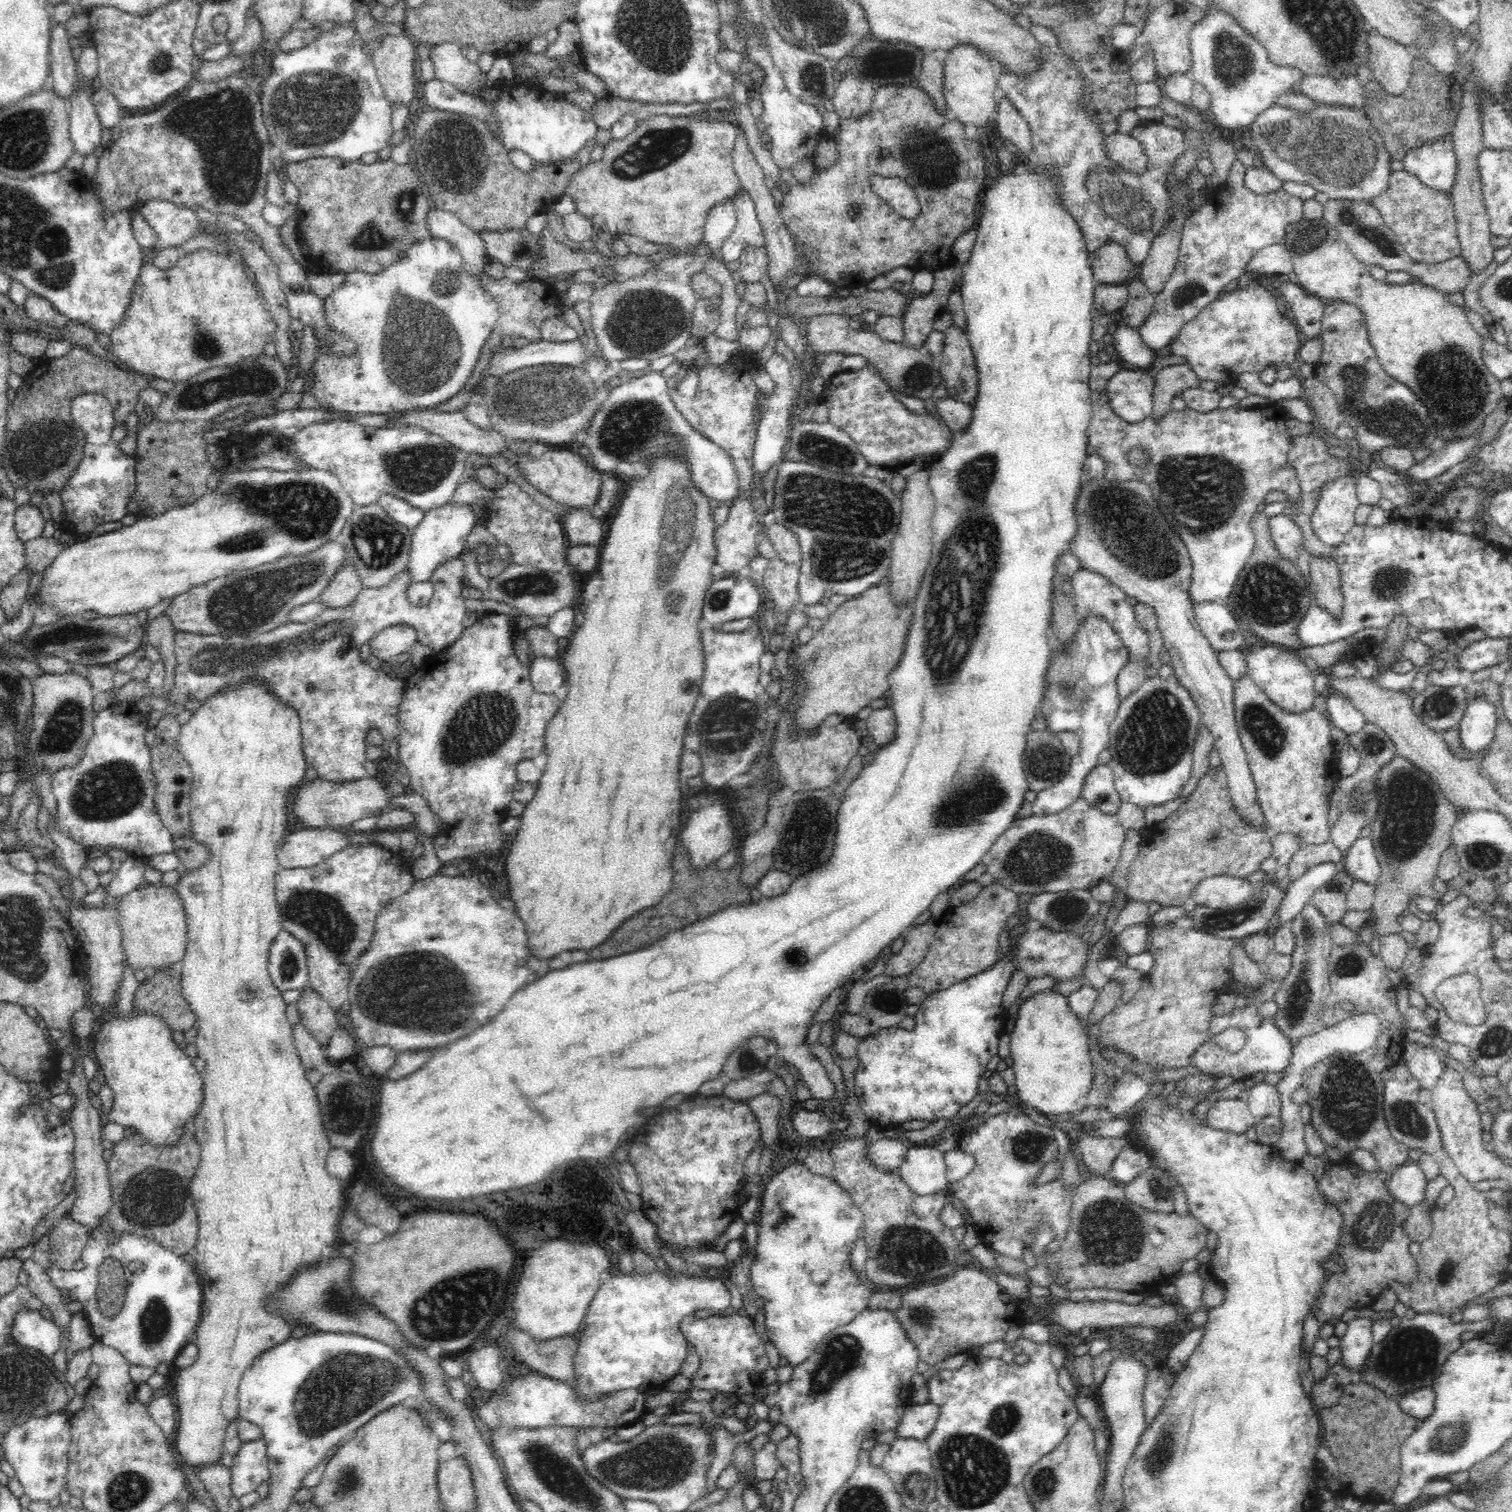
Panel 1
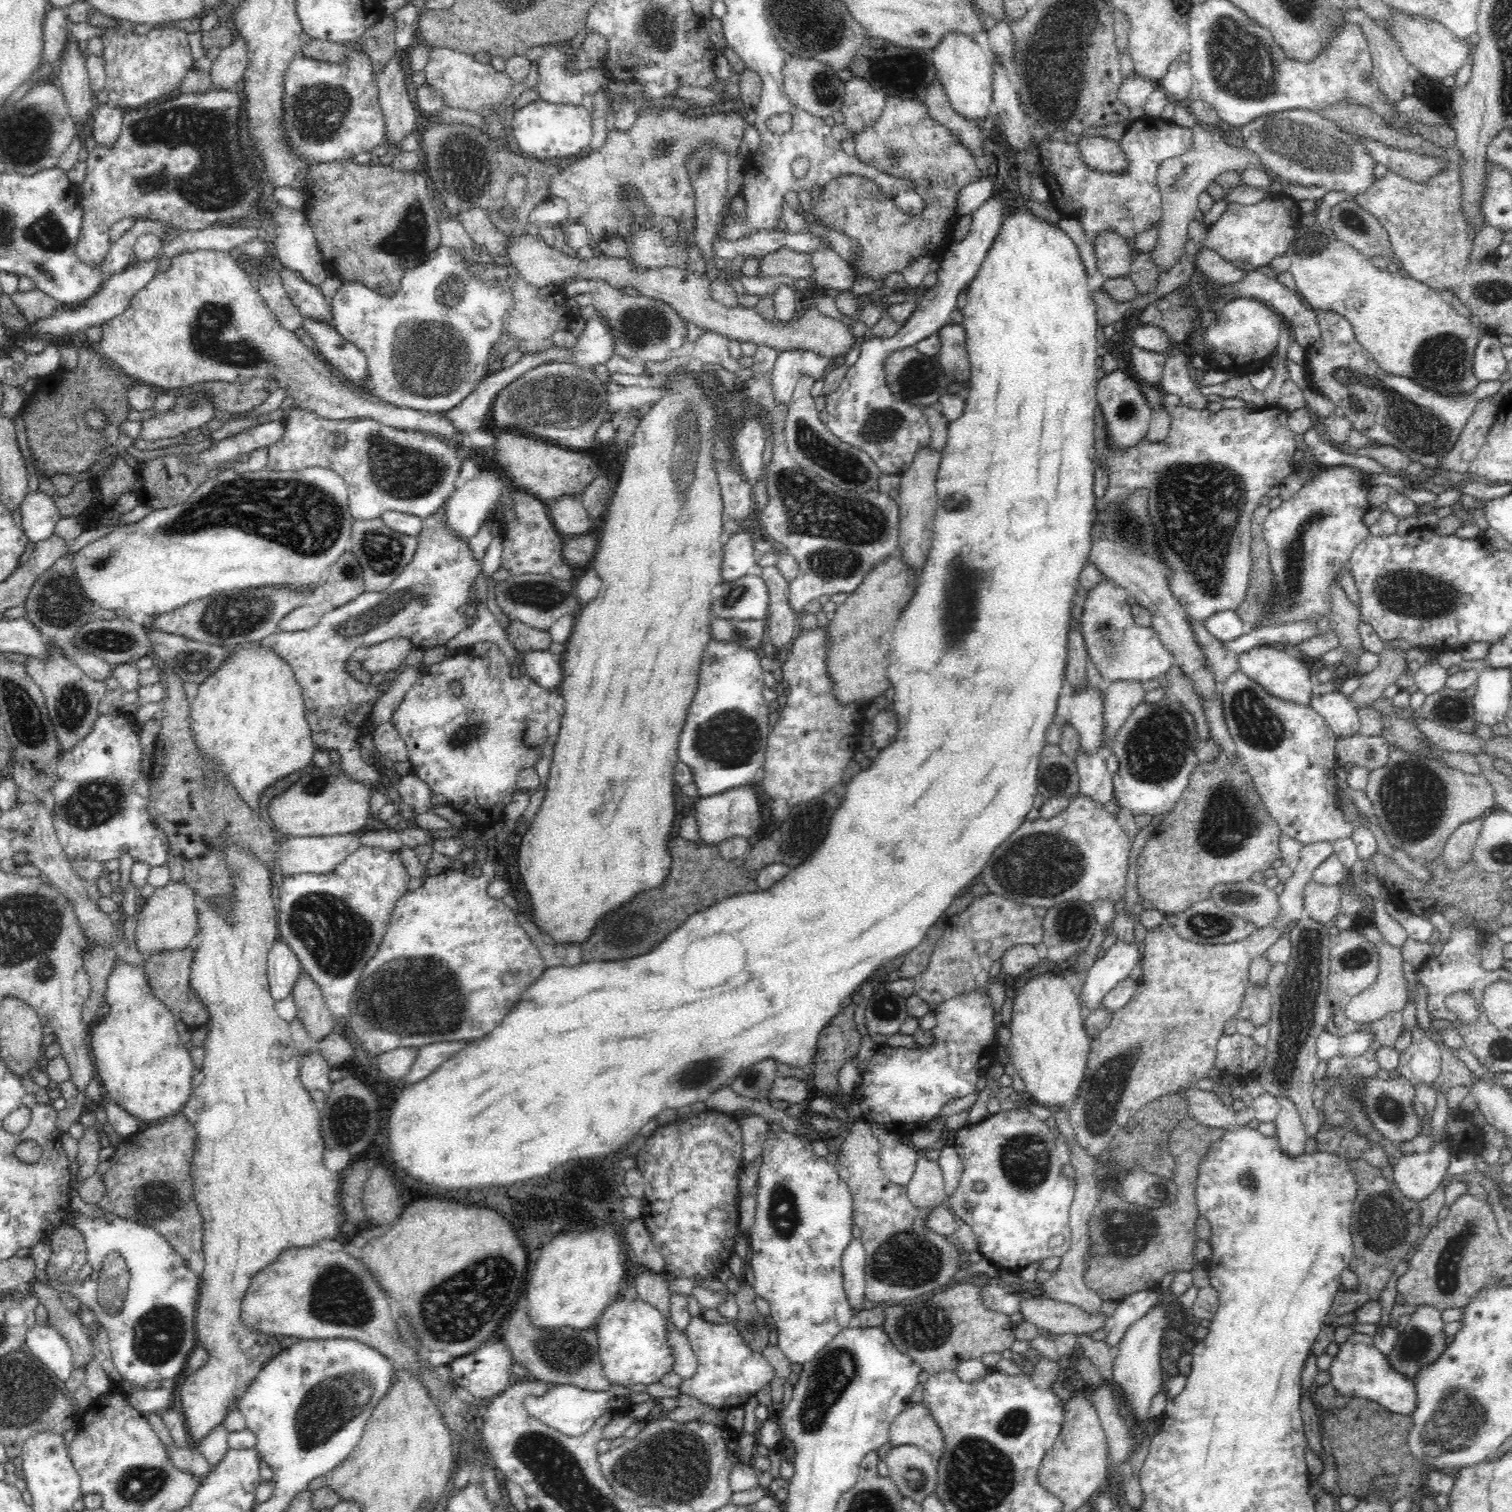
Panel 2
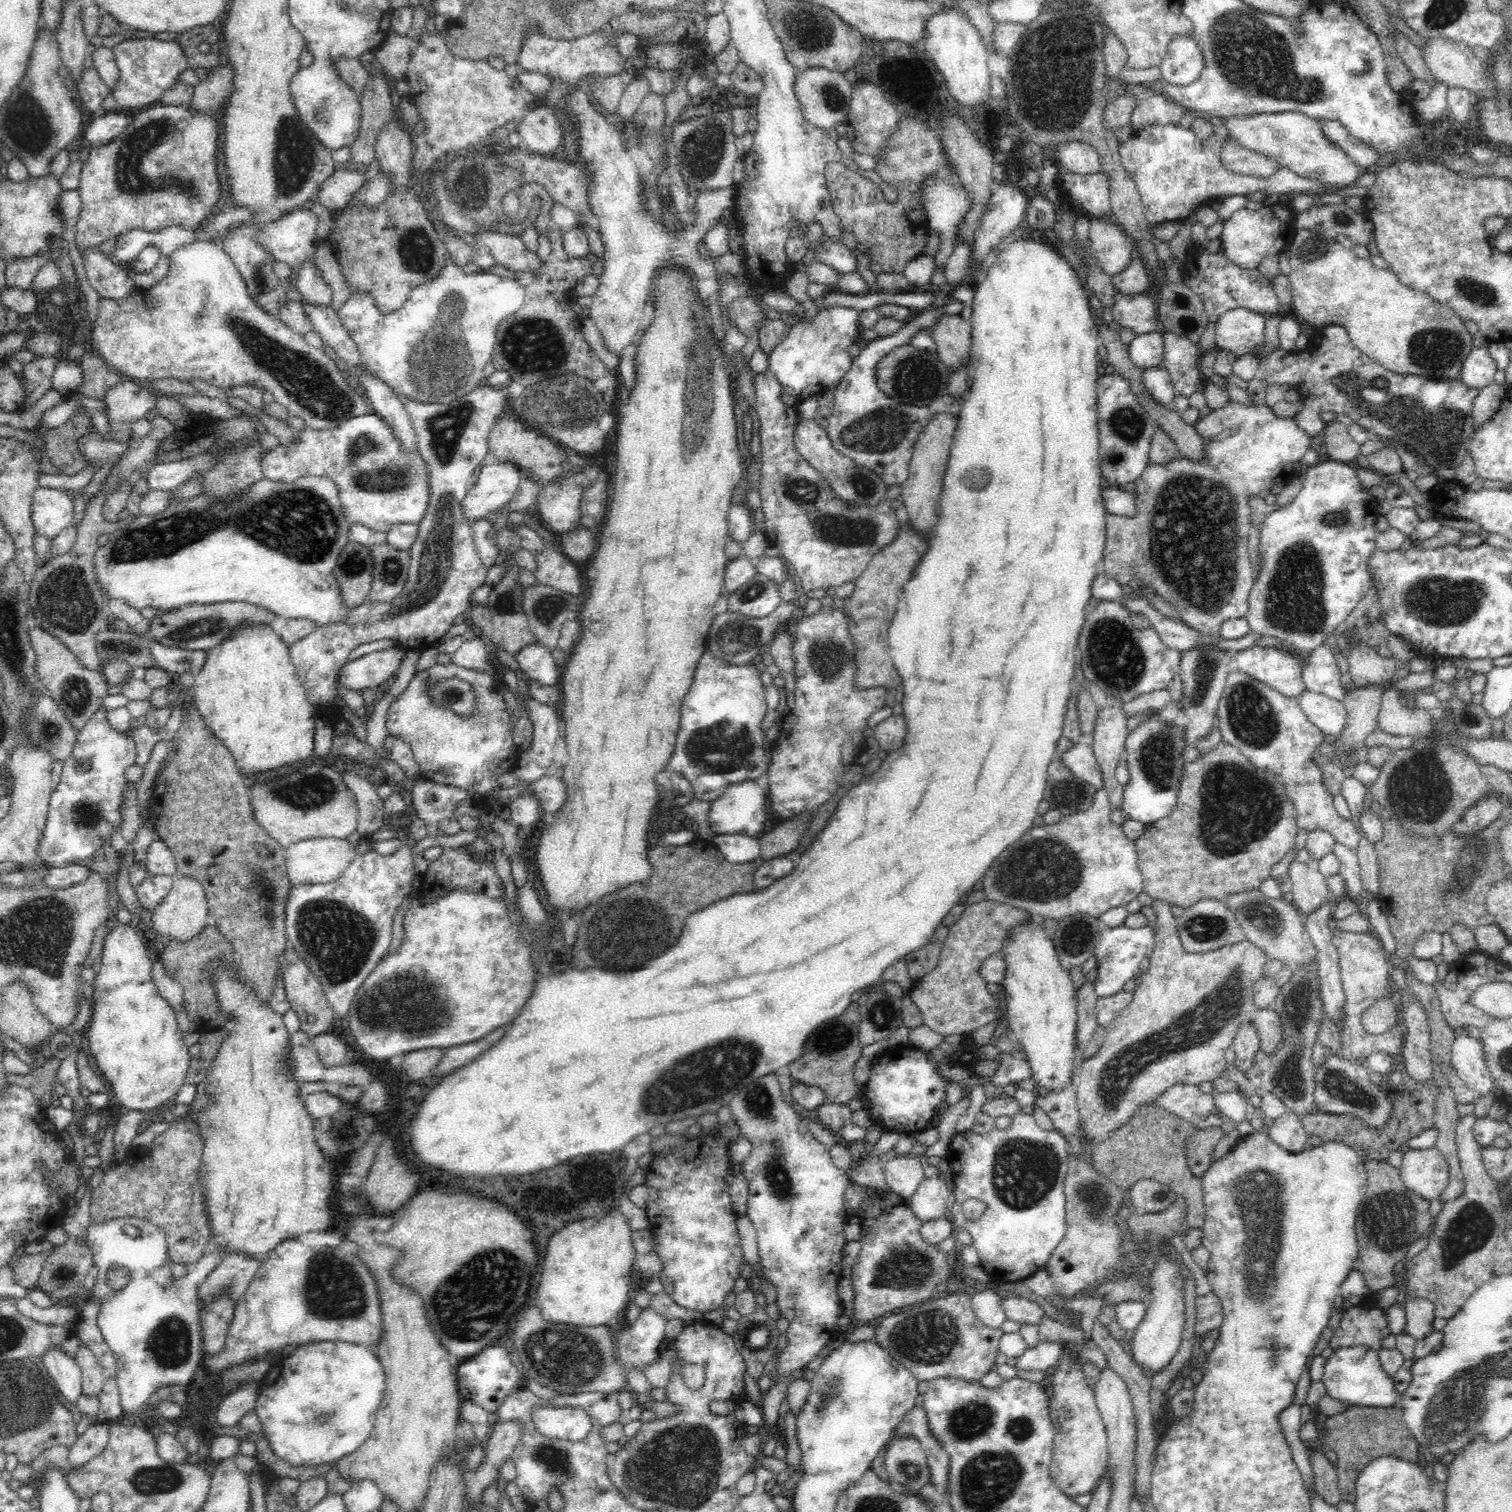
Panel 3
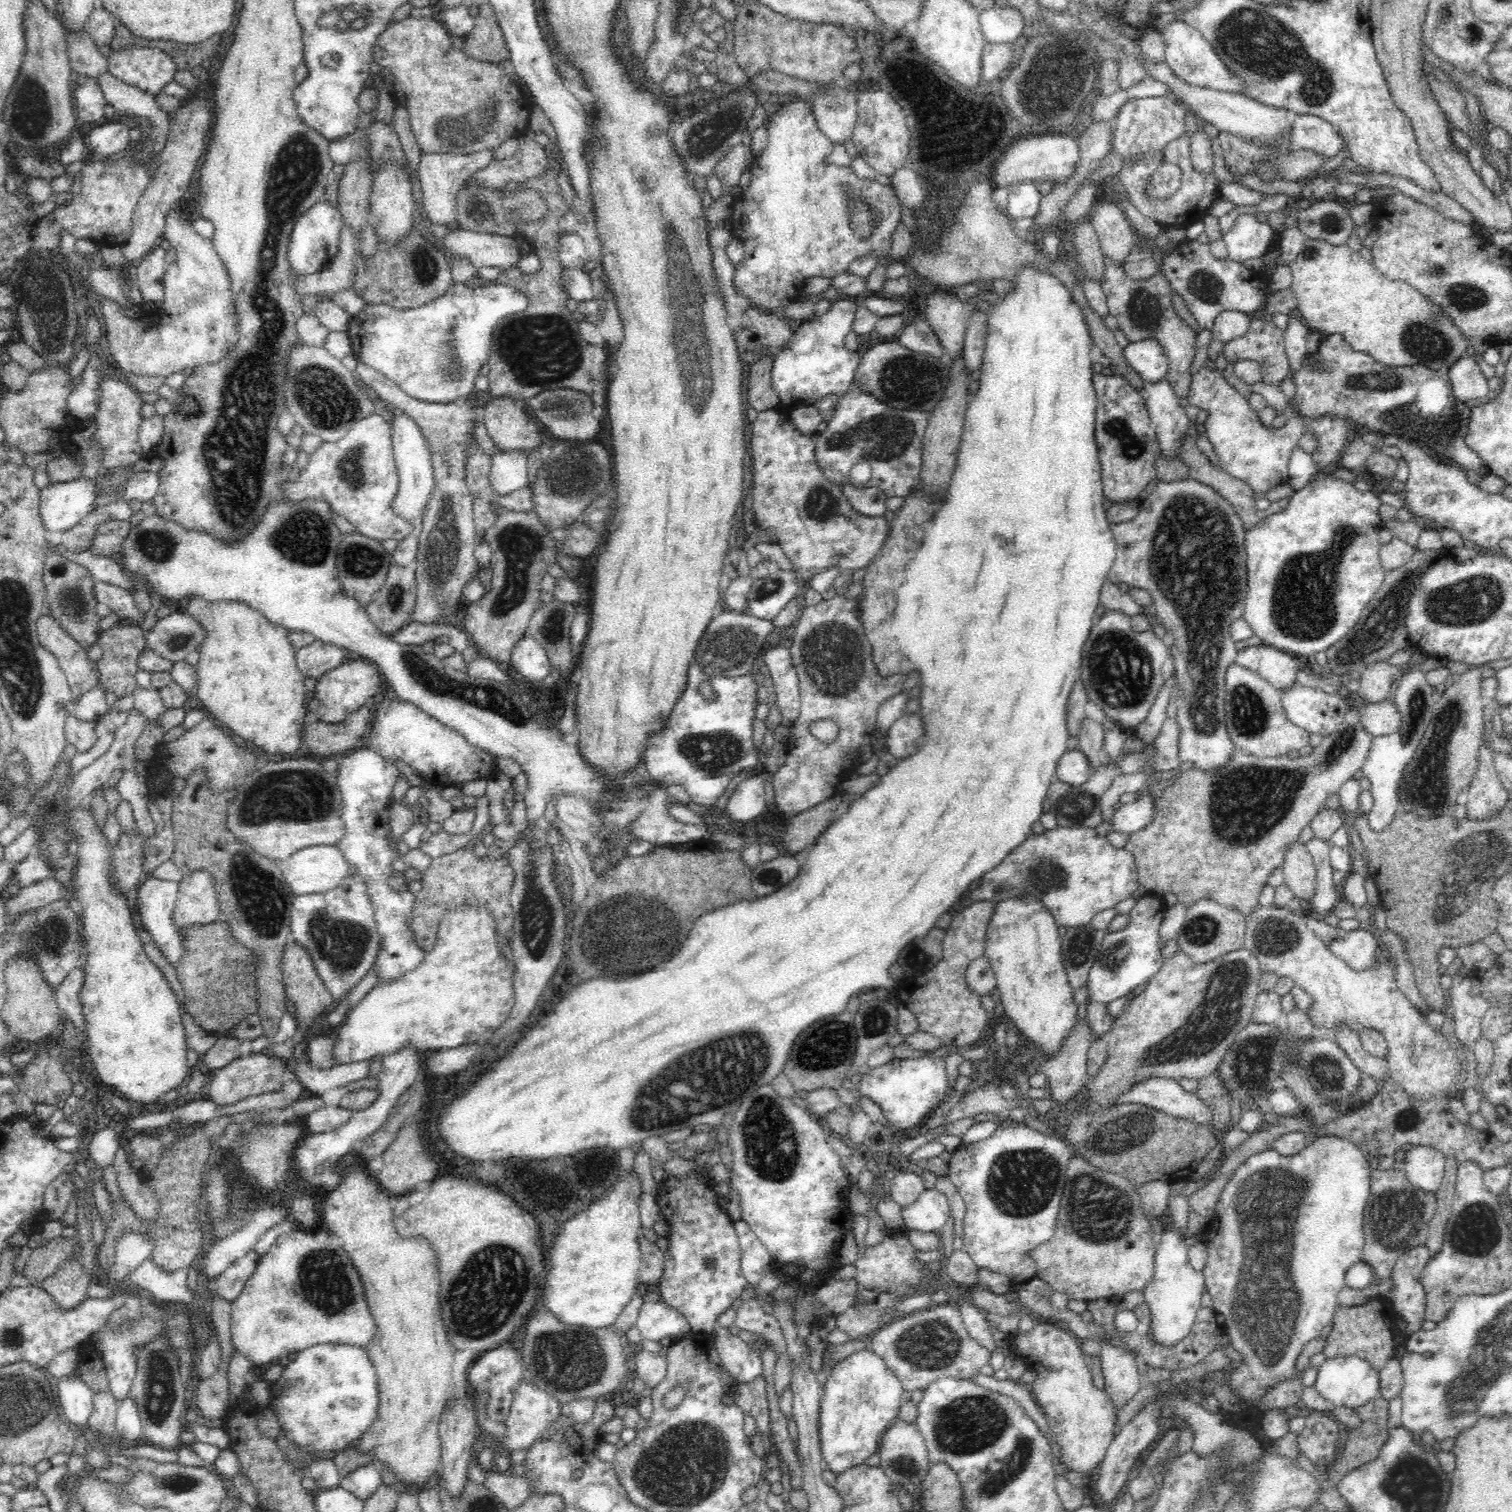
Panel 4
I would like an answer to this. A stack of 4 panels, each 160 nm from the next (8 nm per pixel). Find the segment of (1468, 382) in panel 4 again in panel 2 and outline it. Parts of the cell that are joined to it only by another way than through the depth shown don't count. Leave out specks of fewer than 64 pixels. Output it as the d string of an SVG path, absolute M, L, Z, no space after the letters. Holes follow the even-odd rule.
M1489 331L1479 340L1473 354L1473 373L1479 382L1498 380L1507 370L1502 347L1497 335Z

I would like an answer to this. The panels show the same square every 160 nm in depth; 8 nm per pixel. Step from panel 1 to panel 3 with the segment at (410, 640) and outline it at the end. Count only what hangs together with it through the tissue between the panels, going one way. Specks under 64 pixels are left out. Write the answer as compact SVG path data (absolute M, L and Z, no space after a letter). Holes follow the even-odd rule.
M393 646L348 661L339 668L337 681L344 690L379 688L399 670L405 652L405 648Z

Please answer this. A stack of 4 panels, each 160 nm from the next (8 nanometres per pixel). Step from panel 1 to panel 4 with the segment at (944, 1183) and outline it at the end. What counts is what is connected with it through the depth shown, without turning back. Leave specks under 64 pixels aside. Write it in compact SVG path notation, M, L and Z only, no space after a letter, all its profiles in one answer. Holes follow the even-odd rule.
M936 1188L924 1190L917 1202L902 1208L902 1220L909 1230L941 1232L949 1215L948 1198Z

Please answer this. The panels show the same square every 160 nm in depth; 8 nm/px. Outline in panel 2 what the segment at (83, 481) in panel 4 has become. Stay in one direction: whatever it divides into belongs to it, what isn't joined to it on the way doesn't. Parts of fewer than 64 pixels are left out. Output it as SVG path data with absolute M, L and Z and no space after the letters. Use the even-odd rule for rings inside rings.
M39 490L26 496L21 513L22 530L32 542L40 542L54 535L54 528L61 519L53 497Z

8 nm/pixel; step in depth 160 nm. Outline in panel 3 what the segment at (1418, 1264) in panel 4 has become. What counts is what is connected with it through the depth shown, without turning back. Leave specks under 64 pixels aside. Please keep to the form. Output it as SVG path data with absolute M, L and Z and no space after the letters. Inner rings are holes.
M1406 1296L1403 1307L1406 1313L1406 1325L1403 1331L1416 1340L1430 1334L1434 1330L1432 1321L1436 1317L1434 1307L1434 1303L1429 1300Z

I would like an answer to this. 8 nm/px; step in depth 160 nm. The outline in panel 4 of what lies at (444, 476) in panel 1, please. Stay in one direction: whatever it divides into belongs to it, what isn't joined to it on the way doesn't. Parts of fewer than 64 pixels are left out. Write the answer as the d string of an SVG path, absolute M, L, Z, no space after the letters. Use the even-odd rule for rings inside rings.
M377 413L367 415L366 418L352 423L342 439L336 440L334 444L330 444L330 442L322 444L312 456L309 454L310 462L308 462L304 472L300 471L296 480L288 480L288 482L280 483L278 486L290 500L326 499L334 513L346 518L360 534L368 538L377 541L388 540L388 538L402 540L411 534L414 528L408 519L398 517L392 506L394 498L398 494L397 486L400 482L393 457L392 434L392 423L385 420L382 415Z

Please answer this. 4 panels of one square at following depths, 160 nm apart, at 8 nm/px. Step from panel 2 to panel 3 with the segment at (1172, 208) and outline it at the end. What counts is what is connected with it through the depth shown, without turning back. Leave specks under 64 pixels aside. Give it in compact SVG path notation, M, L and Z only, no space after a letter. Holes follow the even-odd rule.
M1232 136L1224 139L1220 161L1227 171L1244 177L1270 178L1279 169L1284 169L1284 165L1278 164L1278 161L1244 148Z

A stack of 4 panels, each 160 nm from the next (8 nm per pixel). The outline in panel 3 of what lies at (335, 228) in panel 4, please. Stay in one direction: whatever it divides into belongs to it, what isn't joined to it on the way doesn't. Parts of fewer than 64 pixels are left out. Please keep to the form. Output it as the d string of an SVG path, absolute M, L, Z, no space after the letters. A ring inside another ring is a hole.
M298 208L294 209L284 216L280 216L274 222L264 222L259 229L256 239L260 243L260 247L264 247L270 252L275 260L285 262L294 270L300 268L304 264L304 260L310 260L316 256L318 245L323 241L317 241L318 236L318 216L311 209Z

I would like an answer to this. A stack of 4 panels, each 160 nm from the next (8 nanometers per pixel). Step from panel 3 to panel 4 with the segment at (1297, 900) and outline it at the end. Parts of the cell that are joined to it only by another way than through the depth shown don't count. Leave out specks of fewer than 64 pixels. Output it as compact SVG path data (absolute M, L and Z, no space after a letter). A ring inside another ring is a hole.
M1296 840L1290 844L1282 864L1285 885L1296 898L1310 902L1315 895L1317 868L1308 847Z

